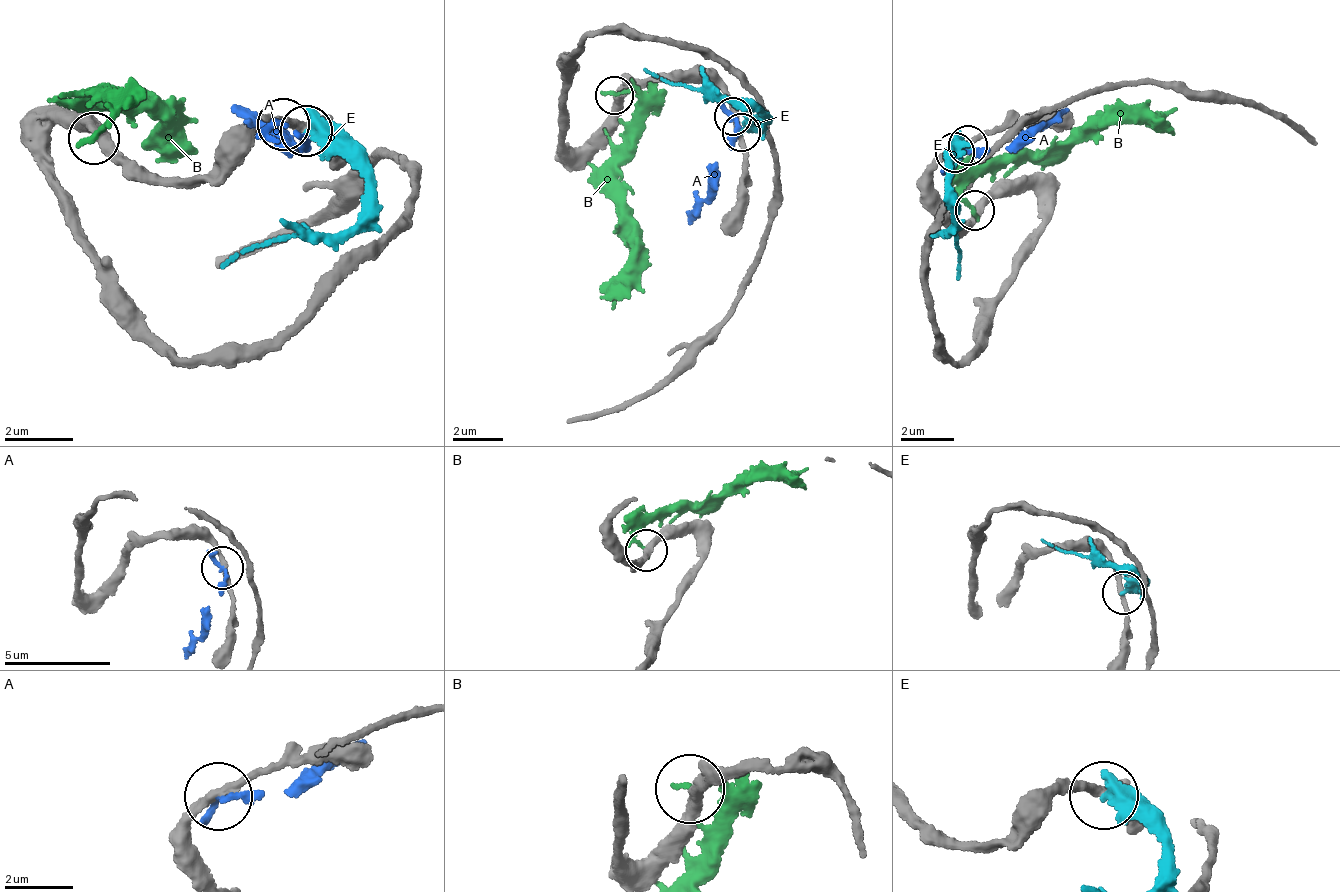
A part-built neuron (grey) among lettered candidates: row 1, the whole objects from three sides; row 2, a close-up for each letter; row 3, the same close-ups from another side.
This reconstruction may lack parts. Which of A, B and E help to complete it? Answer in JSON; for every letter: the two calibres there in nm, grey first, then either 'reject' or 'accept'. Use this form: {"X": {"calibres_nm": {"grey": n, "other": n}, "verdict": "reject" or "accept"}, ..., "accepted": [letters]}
{"A": {"calibres_nm": {"grey": 240, "other": 240}, "verdict": "reject"}, "B": {"calibres_nm": {"grey": 320, "other": 160}, "verdict": "reject"}, "E": {"calibres_nm": {"grey": 240, "other": 440}, "verdict": "reject"}, "accepted": []}

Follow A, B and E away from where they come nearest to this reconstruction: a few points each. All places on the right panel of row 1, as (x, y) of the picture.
A: (955, 152), (990, 145), (1005, 151), (1071, 111)
B: (972, 209), (969, 182), (1037, 152), (1134, 118), (1179, 111)
E: (970, 147), (951, 164), (945, 196), (961, 254), (959, 282)

